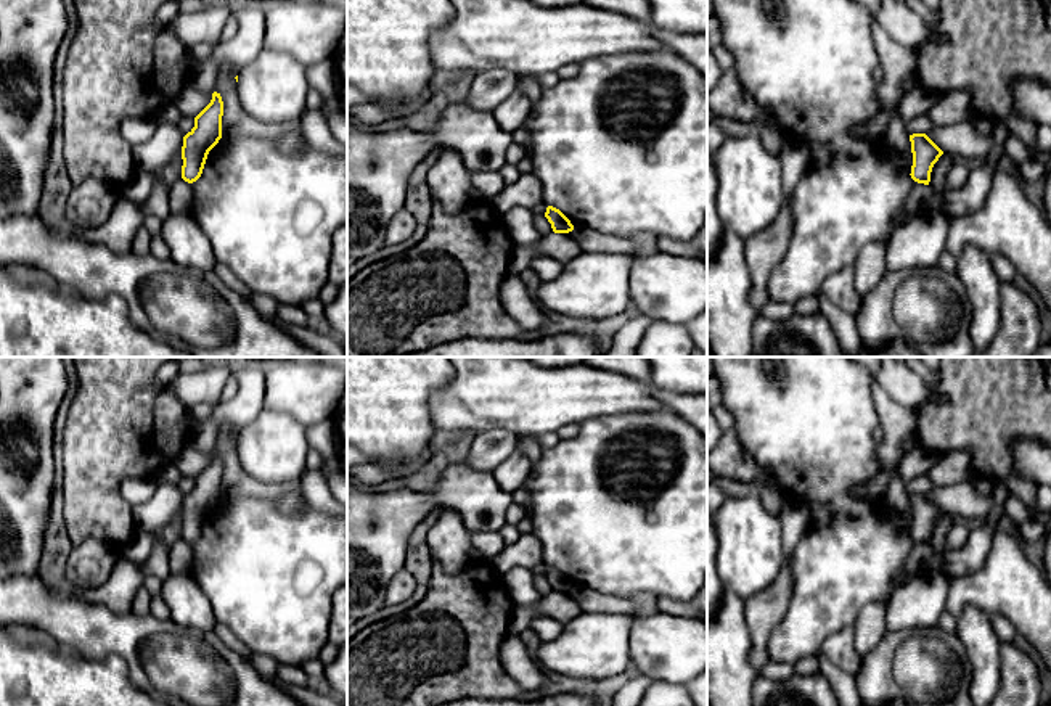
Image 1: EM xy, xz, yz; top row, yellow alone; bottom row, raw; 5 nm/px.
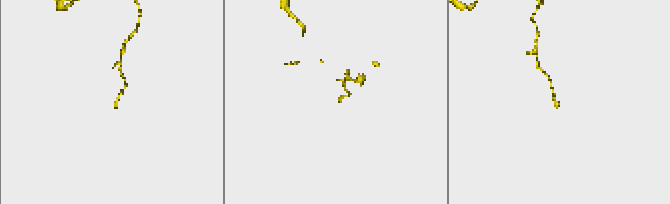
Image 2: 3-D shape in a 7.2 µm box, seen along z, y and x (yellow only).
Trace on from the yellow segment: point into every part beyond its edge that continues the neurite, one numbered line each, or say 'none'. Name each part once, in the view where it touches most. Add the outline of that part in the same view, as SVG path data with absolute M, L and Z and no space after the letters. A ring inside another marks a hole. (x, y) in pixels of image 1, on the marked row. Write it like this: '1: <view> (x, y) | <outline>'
none

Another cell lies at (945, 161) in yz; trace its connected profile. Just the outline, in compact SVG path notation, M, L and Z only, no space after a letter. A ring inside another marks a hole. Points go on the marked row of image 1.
M943 153L939 161L934 164L932 172L930 172L930 182L929 187L934 191L942 191L945 188L947 182L947 172L959 162L956 158L953 158L948 153Z

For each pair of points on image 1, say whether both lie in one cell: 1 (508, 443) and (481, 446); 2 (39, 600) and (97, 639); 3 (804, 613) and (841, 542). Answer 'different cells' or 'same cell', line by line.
1: same cell
2: same cell
3: same cell

